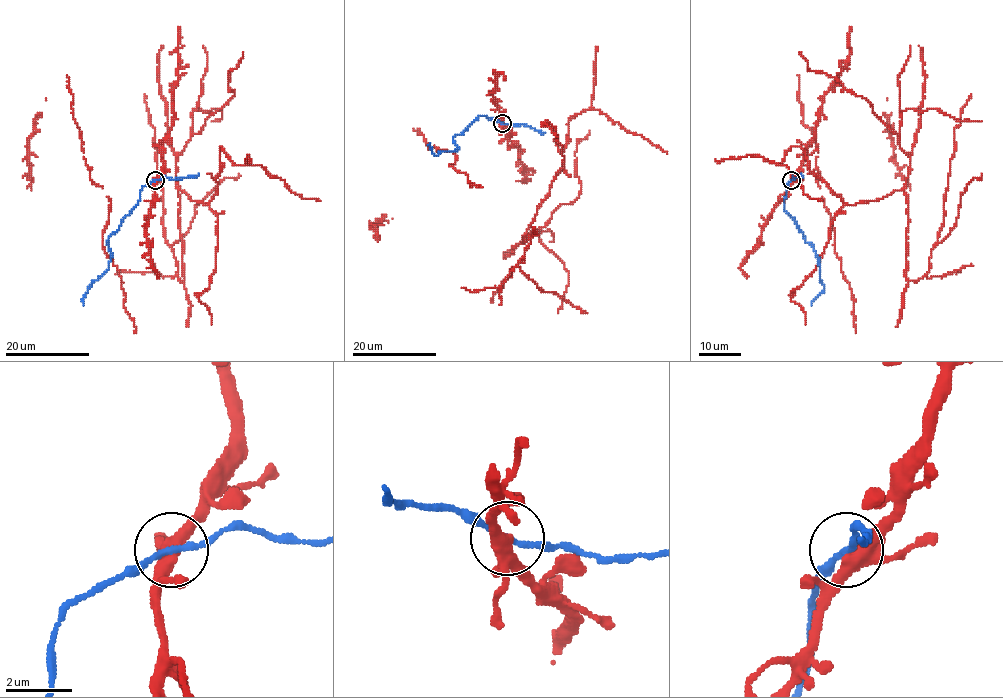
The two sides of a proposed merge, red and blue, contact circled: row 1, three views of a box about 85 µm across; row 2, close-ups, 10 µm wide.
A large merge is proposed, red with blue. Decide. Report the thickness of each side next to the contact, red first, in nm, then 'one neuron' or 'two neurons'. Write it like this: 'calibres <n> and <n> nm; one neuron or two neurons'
calibres 360 and 150 nm; one neuron

